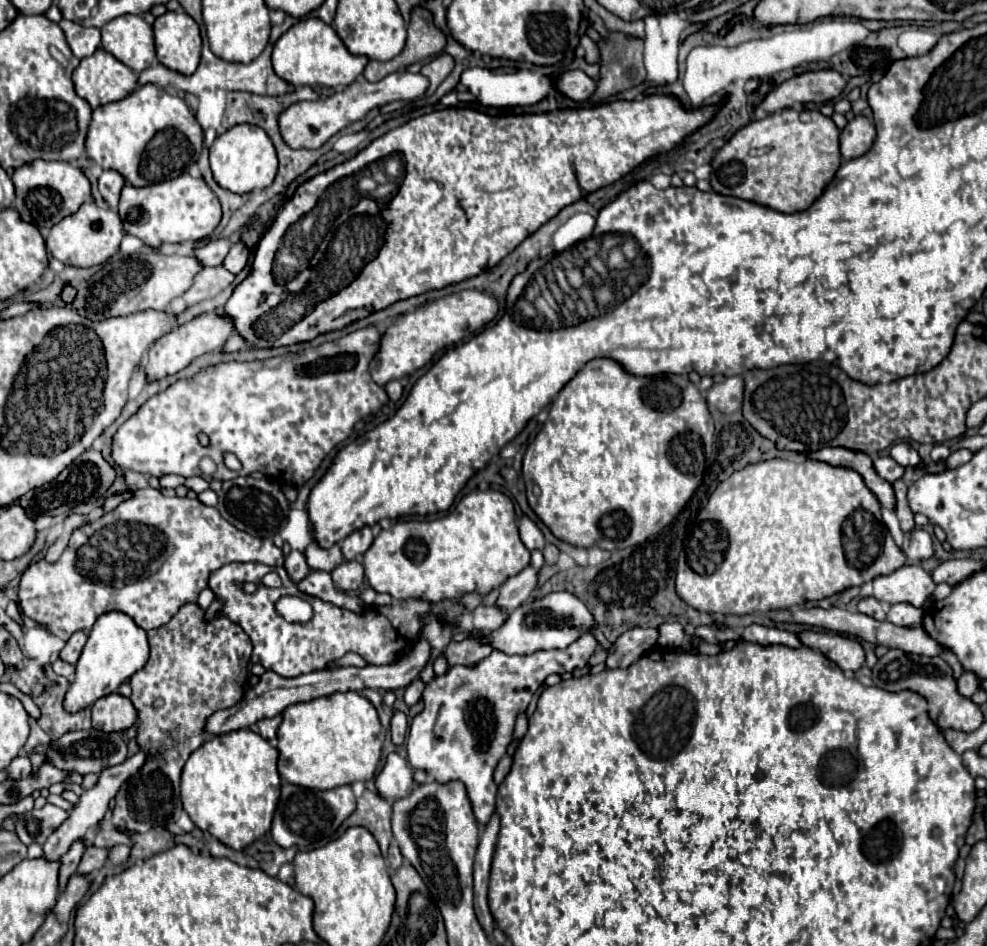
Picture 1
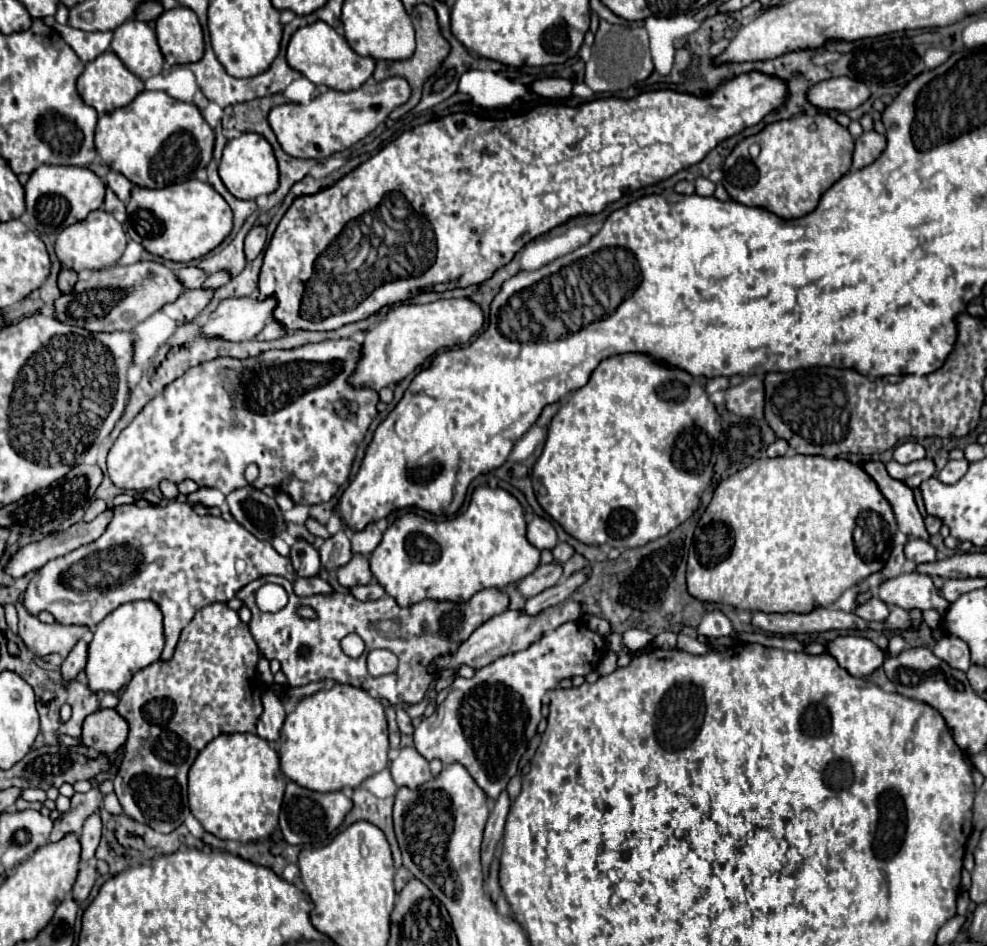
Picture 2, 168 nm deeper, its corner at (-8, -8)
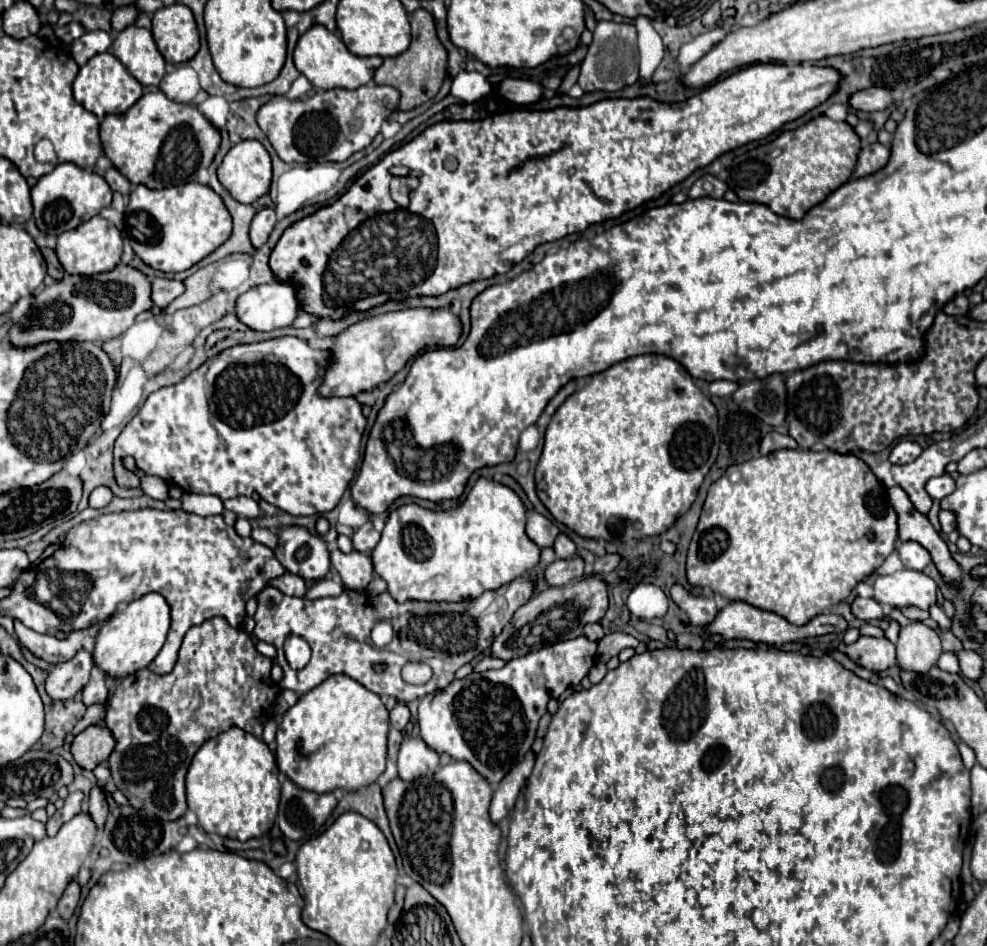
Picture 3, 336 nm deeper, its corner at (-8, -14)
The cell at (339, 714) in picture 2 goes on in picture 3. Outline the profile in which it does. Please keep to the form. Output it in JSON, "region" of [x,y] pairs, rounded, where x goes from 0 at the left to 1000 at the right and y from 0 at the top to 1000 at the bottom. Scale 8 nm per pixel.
{"region":[[[336,714],[316,730],[308,733],[298,747],[294,747],[280,775],[280,807],[290,821],[304,834],[318,838],[334,838],[338,834],[363,836],[381,826],[391,811],[391,777],[393,777],[393,749],[387,739],[373,730],[353,714]]]}

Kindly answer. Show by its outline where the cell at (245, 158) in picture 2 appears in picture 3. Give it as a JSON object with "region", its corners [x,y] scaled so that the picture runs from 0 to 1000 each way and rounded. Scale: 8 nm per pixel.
{"region":[[[243,149],[221,177],[223,193],[243,215],[257,215],[272,204],[276,191],[274,164],[263,149]]]}

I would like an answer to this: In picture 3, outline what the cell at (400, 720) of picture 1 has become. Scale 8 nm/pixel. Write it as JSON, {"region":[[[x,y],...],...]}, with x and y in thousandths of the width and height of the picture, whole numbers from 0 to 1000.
{"region":[[[403,743],[403,745],[395,752],[395,764],[407,773],[407,771],[413,766],[413,762],[415,762],[415,752],[413,752],[413,747],[411,747],[409,743]]]}

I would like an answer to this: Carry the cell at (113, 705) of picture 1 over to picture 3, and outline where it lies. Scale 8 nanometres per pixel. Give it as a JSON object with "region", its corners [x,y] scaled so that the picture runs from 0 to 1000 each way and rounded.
{"region":[[[91,766],[81,777],[77,777],[73,785],[73,798],[81,811],[95,813],[99,807],[105,804],[105,794],[109,804],[116,790],[118,781],[107,766]]]}

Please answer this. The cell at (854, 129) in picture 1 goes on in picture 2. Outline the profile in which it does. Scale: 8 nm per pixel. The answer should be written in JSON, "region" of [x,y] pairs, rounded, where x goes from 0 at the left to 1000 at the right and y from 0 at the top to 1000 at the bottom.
{"region":[[[877,138],[873,141],[873,145],[867,149],[867,158],[865,158],[865,170],[863,170],[863,179],[873,179],[881,172],[886,172],[892,162],[898,155],[898,145],[888,141],[888,138]]]}

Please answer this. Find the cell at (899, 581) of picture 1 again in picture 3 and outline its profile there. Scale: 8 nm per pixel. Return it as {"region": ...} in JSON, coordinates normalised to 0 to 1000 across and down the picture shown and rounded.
{"region":[[[914,601],[886,614],[886,633],[902,642],[932,642],[940,646],[948,637],[948,616],[934,604]]]}

